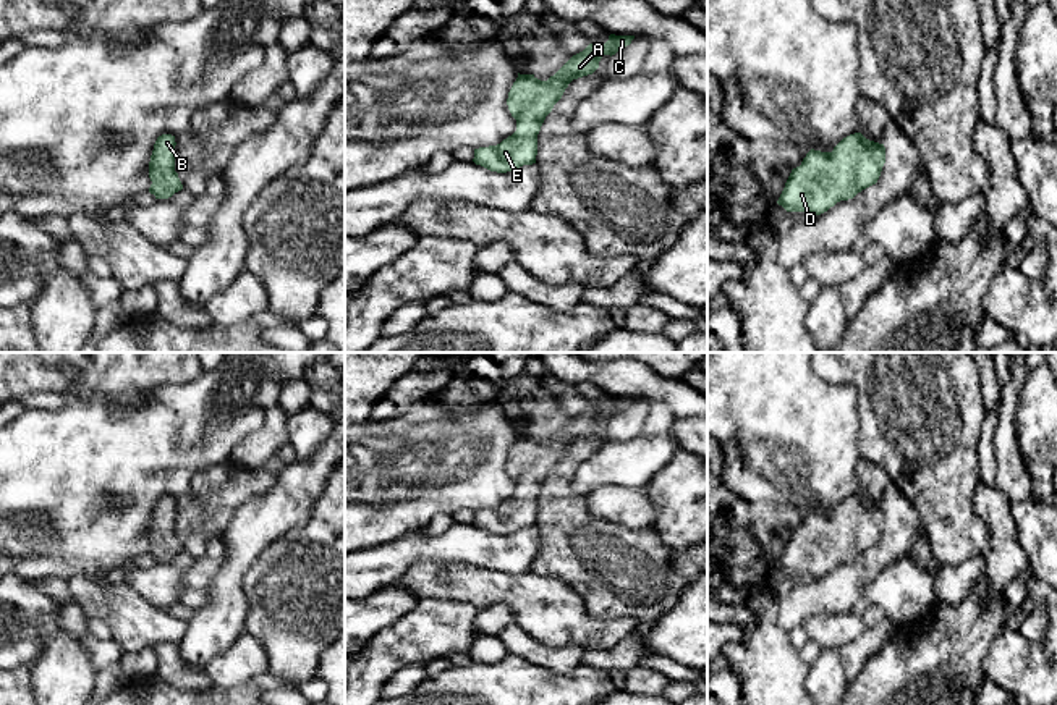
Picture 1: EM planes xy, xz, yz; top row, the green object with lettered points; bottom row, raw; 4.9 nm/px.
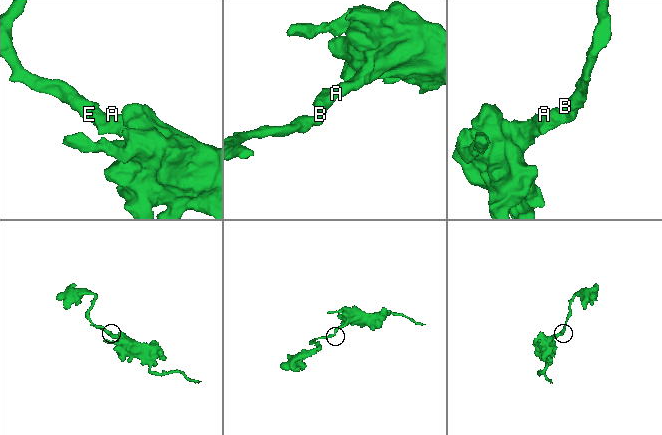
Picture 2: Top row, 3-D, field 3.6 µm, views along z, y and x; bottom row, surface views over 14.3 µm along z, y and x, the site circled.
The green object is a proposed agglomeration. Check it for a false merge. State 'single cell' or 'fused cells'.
single cell

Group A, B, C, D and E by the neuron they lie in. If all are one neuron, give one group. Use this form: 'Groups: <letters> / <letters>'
Groups: A B C D E

